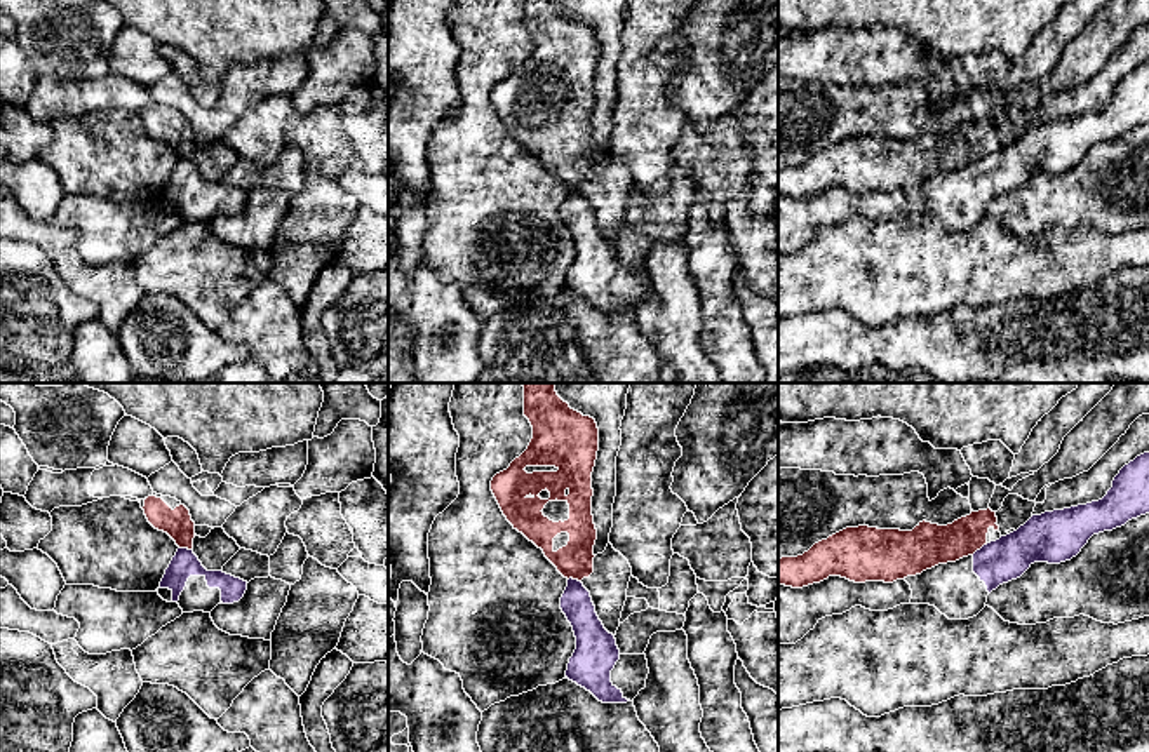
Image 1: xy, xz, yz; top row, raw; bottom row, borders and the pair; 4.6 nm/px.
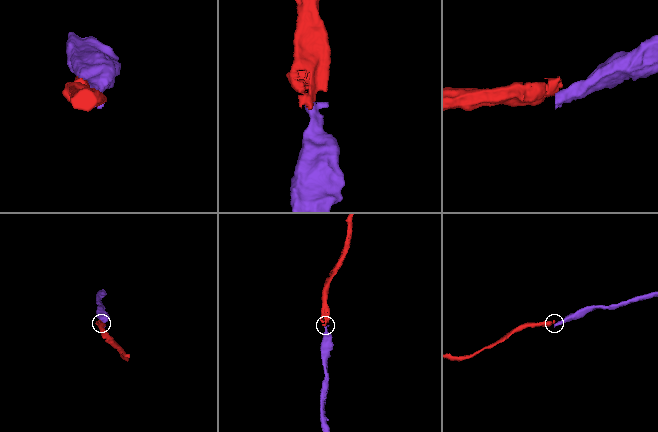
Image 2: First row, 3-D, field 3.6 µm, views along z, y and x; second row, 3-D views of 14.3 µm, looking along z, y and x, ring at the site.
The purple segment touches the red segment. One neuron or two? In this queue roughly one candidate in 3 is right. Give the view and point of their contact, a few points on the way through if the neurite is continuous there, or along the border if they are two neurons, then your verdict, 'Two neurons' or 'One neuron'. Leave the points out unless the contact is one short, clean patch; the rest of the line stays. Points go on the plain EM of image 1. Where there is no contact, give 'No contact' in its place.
Touches purple at yz (981, 159). Boundary: yz (987, 154), (972, 164). Two neurons

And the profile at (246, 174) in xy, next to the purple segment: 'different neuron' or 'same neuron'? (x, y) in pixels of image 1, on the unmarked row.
different neuron

